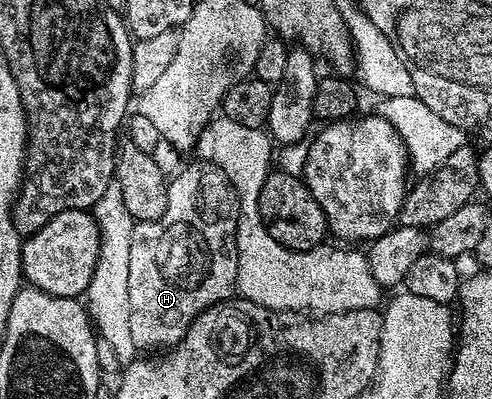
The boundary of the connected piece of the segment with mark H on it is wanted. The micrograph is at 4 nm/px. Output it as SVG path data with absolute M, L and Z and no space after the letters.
M196 162L189 164L177 177L168 181L167 206L164 212L157 219L136 221L131 232L130 243L130 277L128 279L128 298L131 307L131 338L139 350L169 350L177 345L179 341L186 336L187 330L193 324L199 313L203 313L211 305L224 303L230 299L237 290L238 276L238 248L237 248L237 230L238 218L240 216L240 204L238 202L237 189L233 187L225 173L216 168L211 162Z

